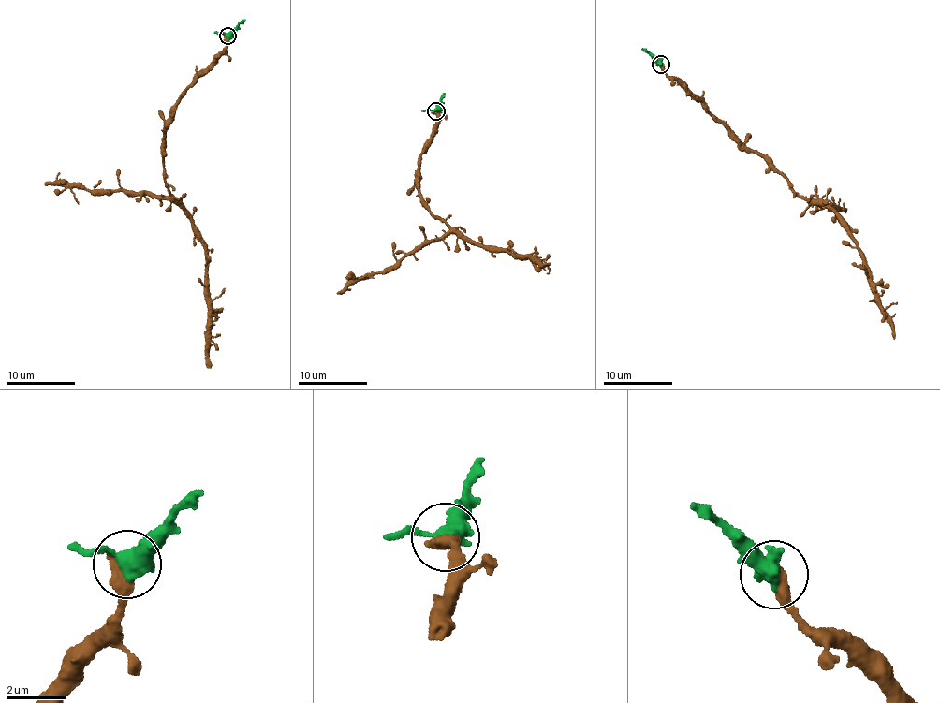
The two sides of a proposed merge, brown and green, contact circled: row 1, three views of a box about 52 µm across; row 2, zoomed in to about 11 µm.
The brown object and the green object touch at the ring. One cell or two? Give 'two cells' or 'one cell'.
one cell

